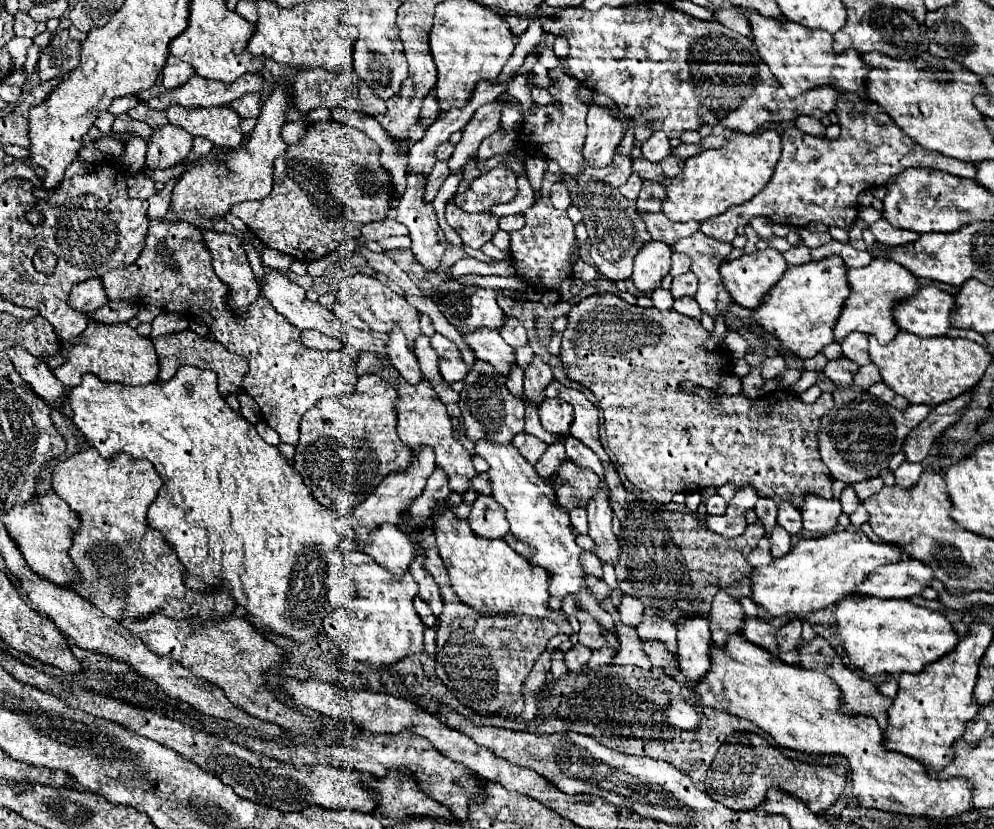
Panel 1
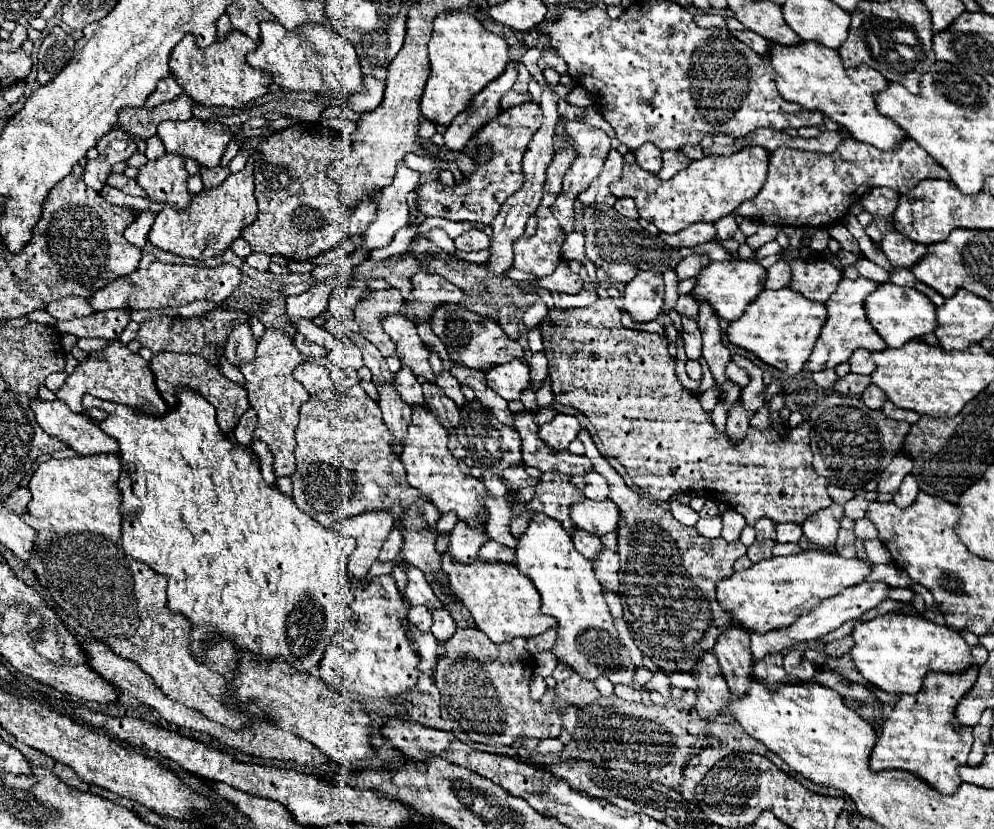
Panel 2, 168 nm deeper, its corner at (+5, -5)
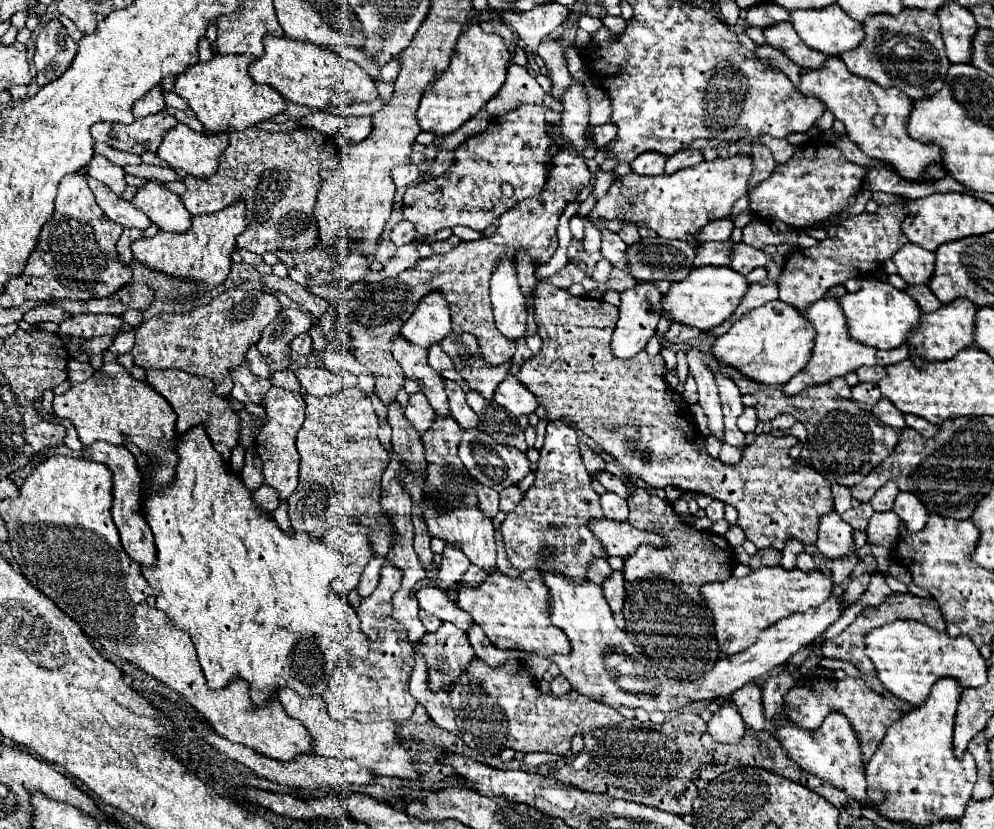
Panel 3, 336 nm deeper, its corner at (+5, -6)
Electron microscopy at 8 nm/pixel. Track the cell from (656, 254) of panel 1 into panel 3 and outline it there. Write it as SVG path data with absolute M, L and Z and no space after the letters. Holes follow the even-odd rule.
M637 282L633 288L621 292L619 322L617 322L617 328L611 338L611 352L617 358L621 358L621 360L633 358L637 352L641 352L647 346L647 342L655 334L657 322L661 318L661 298L663 298L663 294L659 294L659 290L651 282Z

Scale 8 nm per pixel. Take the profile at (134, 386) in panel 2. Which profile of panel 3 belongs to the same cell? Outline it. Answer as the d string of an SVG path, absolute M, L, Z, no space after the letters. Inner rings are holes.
M105 362L103 368L99 372L95 372L89 380L85 380L81 384L75 384L63 396L55 396L53 410L55 410L55 414L59 418L69 420L75 426L79 442L83 444L83 448L89 448L97 440L105 440L105 442L115 444L115 446L125 446L127 440L129 440L135 446L139 446L139 450L149 460L149 476L151 476L151 482L153 482L151 492L163 490L163 488L167 488L173 482L175 464L179 462L179 456L175 452L175 438L177 438L175 420L177 420L177 416L175 416L173 408L167 404L167 400L163 400L163 396L159 396L149 384L135 380L121 364L117 364L117 362L107 364Z

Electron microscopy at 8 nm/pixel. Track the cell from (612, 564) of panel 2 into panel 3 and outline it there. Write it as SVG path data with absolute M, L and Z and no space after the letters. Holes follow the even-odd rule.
M613 572L605 582L603 582L603 594L609 602L611 612L621 612L623 602L625 602L625 580L621 572Z

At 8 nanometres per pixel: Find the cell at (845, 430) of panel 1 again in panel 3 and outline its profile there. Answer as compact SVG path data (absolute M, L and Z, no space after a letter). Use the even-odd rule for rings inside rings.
M829 384L813 386L807 390L807 394L791 398L783 396L779 388L769 386L757 394L757 400L757 418L761 422L771 422L781 414L793 414L807 428L811 466L827 480L835 480L839 484L853 486L861 482L893 452L899 440L899 430L881 424L875 414L861 408L857 402L839 398Z

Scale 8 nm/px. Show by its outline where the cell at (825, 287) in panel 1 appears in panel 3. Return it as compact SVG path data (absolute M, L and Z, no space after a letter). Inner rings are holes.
M773 300L773 302L767 302L767 304L751 310L745 318L741 318L737 324L733 324L729 332L719 336L713 342L711 354L715 360L719 360L731 368L737 368L749 380L755 380L759 384L785 384L799 370L803 370L805 364L809 362L813 338L815 338L815 330L811 328L811 324L807 320L803 320L803 316L799 316L799 310L795 306L781 302L781 300Z

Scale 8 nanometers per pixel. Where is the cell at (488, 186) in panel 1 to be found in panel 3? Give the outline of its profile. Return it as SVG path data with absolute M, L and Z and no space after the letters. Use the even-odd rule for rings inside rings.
M521 104L503 116L491 118L485 132L457 146L453 164L443 178L409 186L401 212L403 220L415 226L415 240L425 242L435 232L455 226L485 230L519 200L537 196L547 180L547 144L551 144L543 116L542 105ZM505 182L515 190L509 198L501 192L501 184Z

